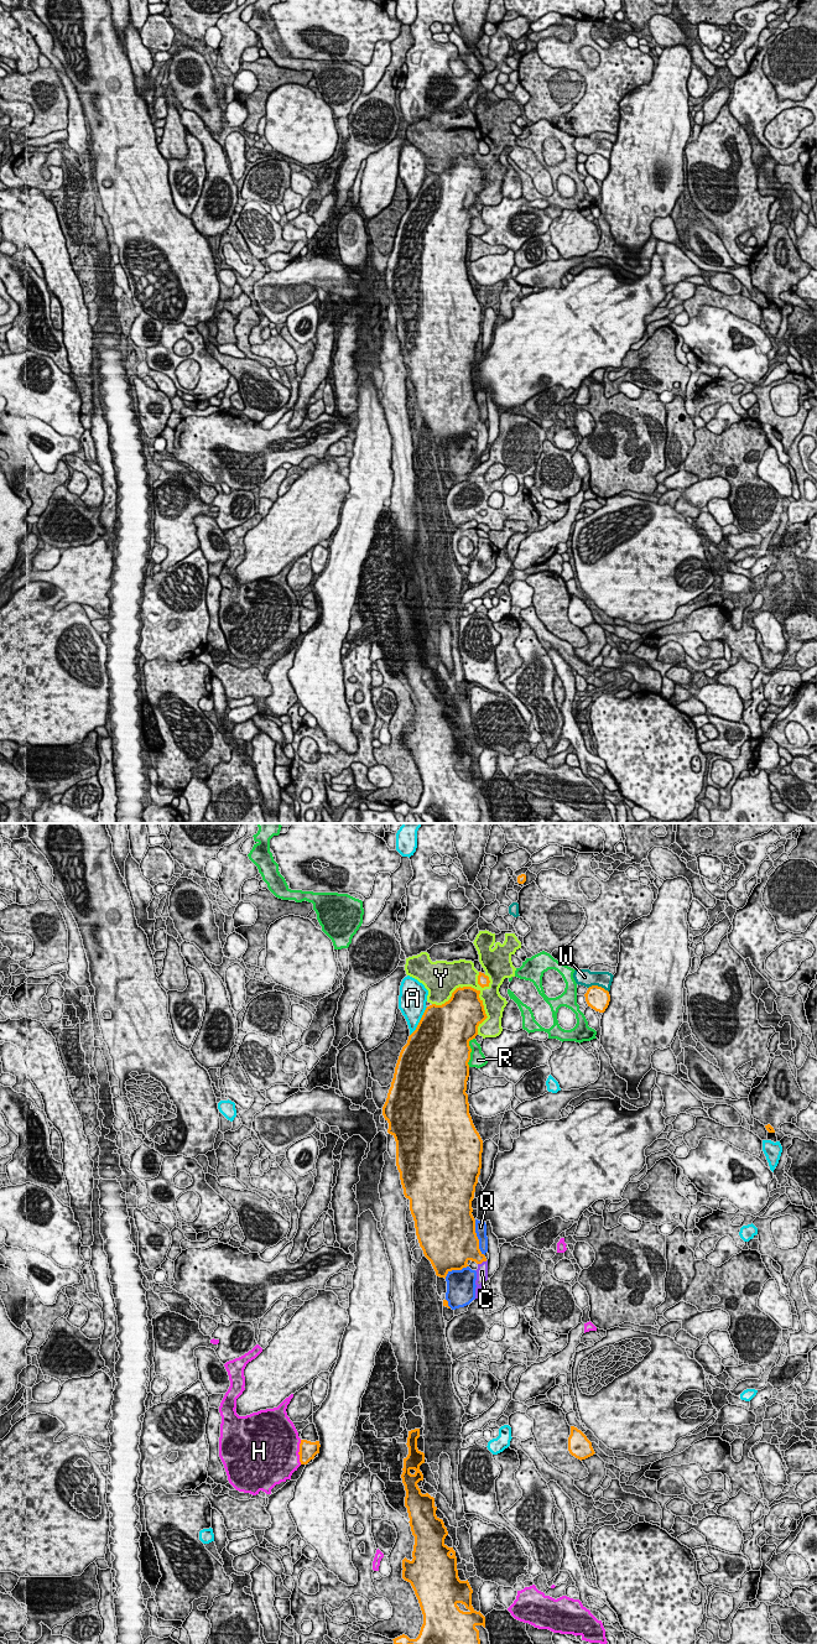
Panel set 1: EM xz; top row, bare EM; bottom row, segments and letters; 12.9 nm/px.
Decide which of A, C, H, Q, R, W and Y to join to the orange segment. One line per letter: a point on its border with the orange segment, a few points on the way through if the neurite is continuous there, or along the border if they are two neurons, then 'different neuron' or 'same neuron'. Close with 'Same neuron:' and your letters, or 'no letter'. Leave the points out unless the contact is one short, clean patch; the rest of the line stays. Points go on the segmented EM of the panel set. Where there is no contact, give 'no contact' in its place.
A: meets orange in xz at (420, 1021); different neuron
C: meets orange in xz at (482, 1262); runs through xz (467, 1249), (482, 1262), (482, 1271); same neuron
H: meets orange in xz at (298, 1452); different neuron
Q: meets orange in xz at (477, 1238); different neuron
R: meets orange in xz at (471, 1051); different neuron
W: meets orange in xz at (598, 987); different neuron
Y: meets orange in xz at (482, 1003); different neuron
Same neuron: C

